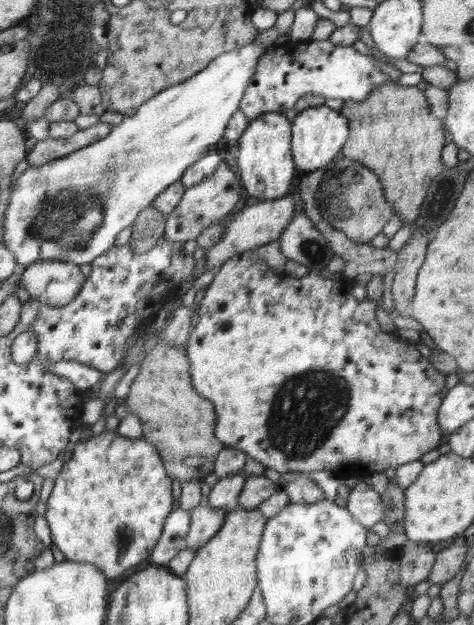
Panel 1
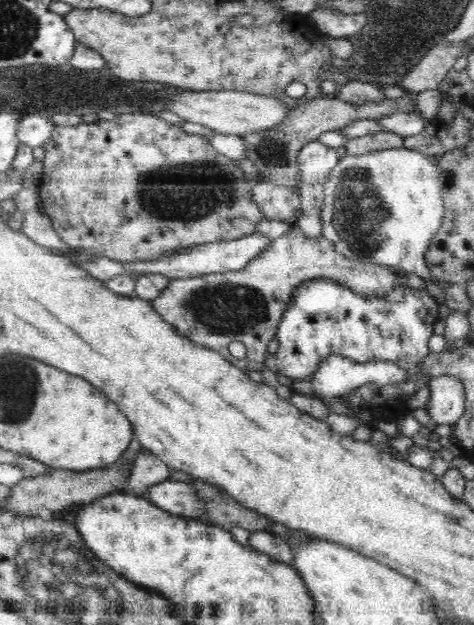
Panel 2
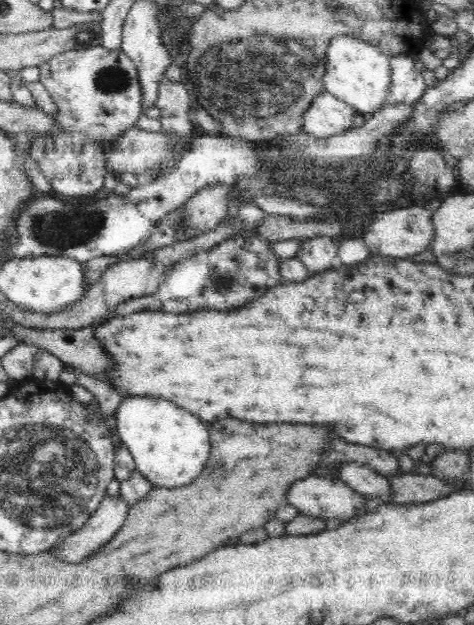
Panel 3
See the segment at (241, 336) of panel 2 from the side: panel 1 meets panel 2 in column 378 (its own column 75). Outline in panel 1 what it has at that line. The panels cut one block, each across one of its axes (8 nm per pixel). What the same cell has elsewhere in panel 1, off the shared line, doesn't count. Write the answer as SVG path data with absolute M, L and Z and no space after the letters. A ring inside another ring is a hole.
M58 260L37 261L28 265L22 272L20 286L28 292L32 299L36 299L46 306L61 307L76 298L86 280L87 278L80 271L80 264Z

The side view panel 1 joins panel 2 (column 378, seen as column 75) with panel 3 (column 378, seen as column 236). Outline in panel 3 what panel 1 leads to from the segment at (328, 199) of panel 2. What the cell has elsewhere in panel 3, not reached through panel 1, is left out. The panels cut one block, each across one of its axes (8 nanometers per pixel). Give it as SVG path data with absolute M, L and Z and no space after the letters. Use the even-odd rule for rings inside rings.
M334 35L328 38L325 54L325 73L322 75L325 91L350 105L365 119L386 106L391 85L389 56L377 46L352 35Z

